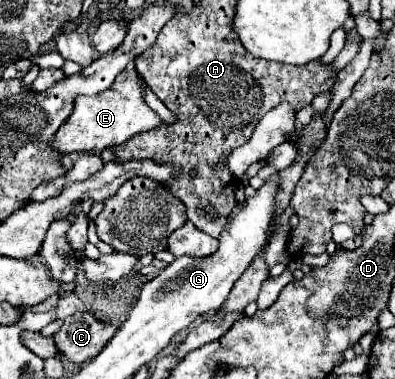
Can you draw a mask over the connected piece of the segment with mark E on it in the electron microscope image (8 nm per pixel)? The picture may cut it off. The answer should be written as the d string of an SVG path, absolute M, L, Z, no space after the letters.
M132 57L130 65L126 65L126 69L116 77L112 89L92 95L92 97L86 97L86 95L76 97L72 115L58 129L54 141L50 141L52 143L50 147L54 151L58 151L60 155L68 155L68 153L76 153L76 151L100 153L112 145L120 145L120 143L128 141L136 133L150 131L156 125L160 125L160 117L144 103L142 79L138 77L138 71L134 69L134 61L136 59Z

